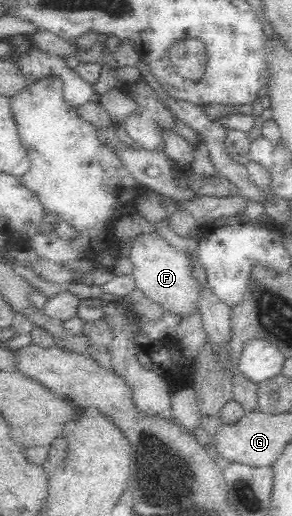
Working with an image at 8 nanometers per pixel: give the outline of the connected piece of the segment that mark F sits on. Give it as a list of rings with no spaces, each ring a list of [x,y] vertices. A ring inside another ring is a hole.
[[[139,233],[131,238],[128,245],[128,257],[131,261],[131,277],[136,289],[156,303],[163,303],[166,311],[177,311],[187,316],[197,309],[197,286],[189,274],[183,255],[180,255],[172,246],[157,233]]]

